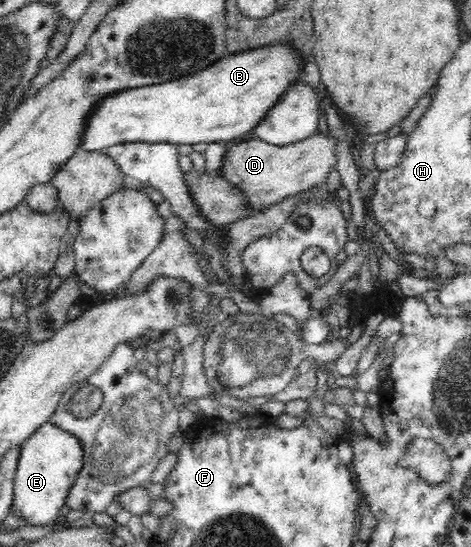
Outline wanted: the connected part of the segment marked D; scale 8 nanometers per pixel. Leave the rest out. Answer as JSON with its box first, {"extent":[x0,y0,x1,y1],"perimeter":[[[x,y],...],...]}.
{"extent":[219,131,337,211],"perimeter":[[[316,131],[312,137],[290,145],[270,145],[257,138],[233,145],[224,156],[219,174],[243,193],[253,211],[265,209],[302,191],[326,182],[336,164],[337,140],[329,133]]]}

